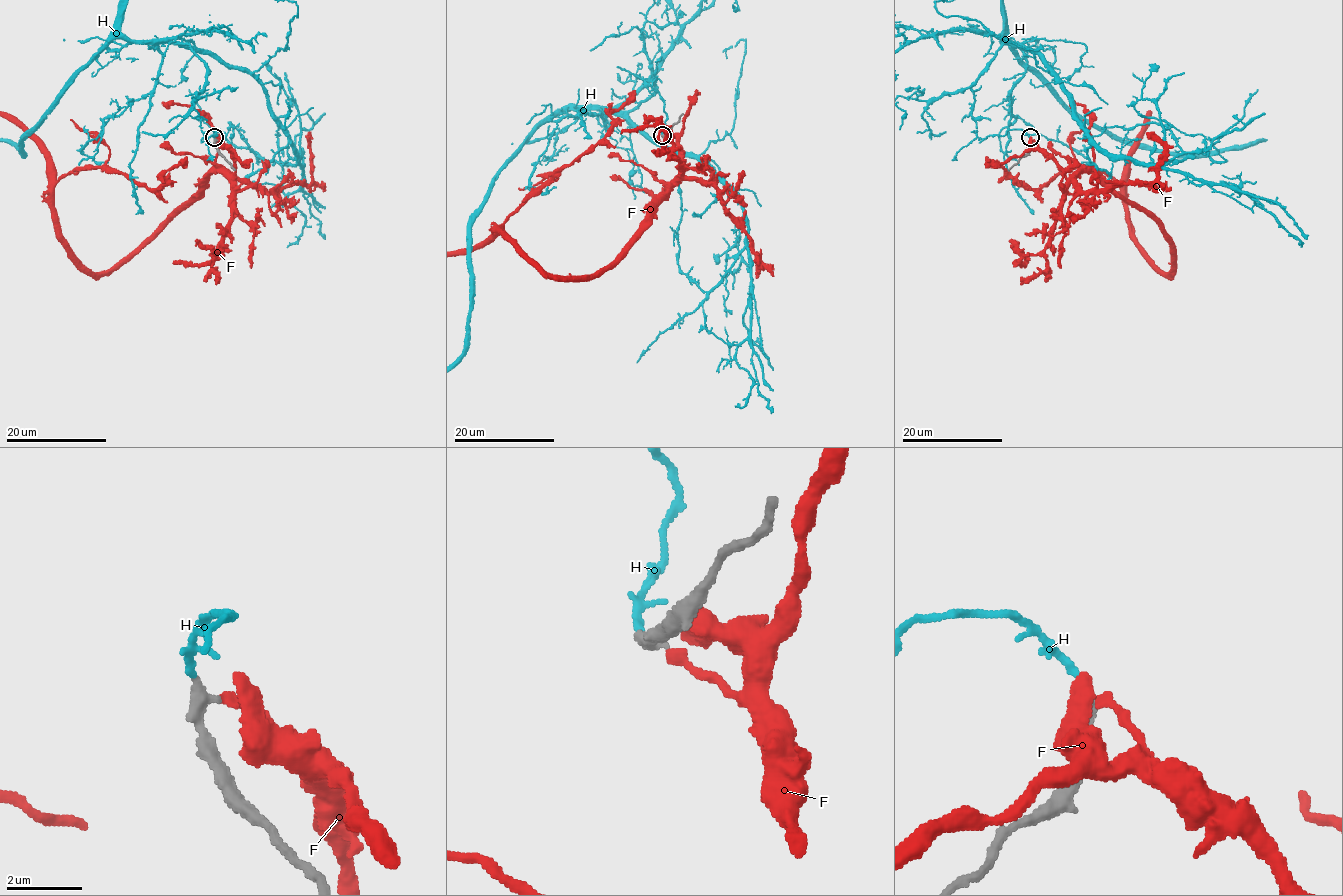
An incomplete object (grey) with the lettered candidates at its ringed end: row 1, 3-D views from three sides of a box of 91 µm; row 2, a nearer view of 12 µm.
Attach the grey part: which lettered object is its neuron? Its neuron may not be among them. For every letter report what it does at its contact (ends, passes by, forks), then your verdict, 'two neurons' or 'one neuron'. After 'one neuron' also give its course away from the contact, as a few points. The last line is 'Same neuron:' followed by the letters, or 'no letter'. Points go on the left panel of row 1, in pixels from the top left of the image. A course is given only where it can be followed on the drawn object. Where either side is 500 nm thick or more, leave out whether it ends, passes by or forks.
F: it ends; two neurons
H: it forks; one neuron
Same neuron: H

